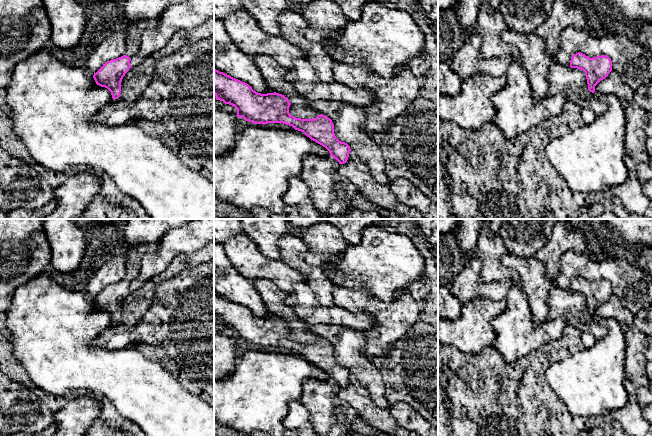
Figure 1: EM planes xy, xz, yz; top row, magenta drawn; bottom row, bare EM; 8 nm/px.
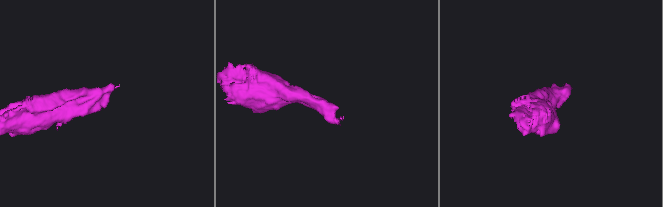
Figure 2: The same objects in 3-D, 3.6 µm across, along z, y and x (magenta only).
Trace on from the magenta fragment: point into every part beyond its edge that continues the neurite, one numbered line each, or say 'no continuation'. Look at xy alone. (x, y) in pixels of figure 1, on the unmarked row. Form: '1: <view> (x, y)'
1: xy (133, 255)

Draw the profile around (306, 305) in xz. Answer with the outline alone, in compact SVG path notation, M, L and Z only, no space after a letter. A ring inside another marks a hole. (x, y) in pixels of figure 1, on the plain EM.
M305 282L296 284L292 293L287 293L286 304L292 306L299 318L308 325L336 325L366 332L375 327L375 319L367 313L355 313L342 307L322 305L312 288Z

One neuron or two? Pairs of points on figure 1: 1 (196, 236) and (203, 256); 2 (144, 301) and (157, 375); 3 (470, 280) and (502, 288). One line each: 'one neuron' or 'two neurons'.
1: two neurons
2: two neurons
3: one neuron

